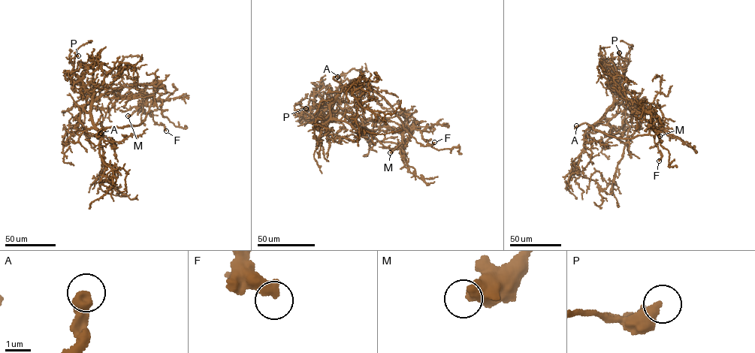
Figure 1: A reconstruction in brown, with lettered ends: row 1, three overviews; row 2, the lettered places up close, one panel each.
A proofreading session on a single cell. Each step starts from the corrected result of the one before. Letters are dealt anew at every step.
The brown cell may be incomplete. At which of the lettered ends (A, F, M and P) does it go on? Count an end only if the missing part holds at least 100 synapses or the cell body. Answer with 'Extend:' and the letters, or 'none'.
Extend: A

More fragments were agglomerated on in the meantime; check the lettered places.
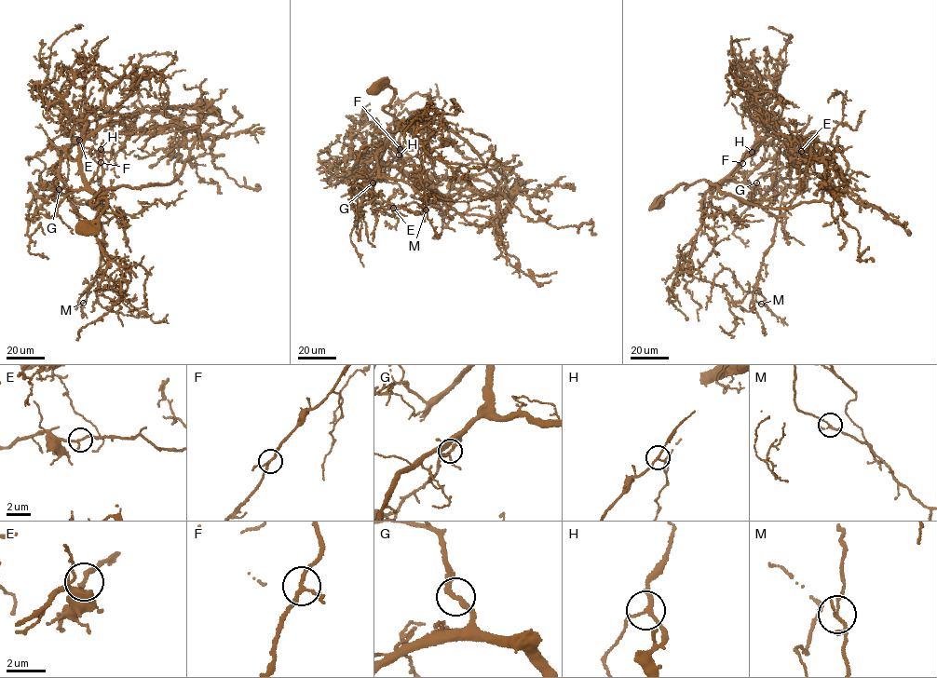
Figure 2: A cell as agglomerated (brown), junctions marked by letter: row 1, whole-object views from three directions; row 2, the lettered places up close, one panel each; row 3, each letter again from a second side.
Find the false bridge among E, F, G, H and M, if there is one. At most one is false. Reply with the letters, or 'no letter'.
M

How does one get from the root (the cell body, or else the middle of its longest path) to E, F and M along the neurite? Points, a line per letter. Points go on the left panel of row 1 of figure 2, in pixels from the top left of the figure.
E: (81, 229), (107, 204), (89, 203), (103, 189), (70, 190), (59, 175), (61, 153), (79, 140)
F: (81, 229), (107, 204), (102, 197), (89, 203), (100, 189), (104, 192), (99, 195), (88, 184), (101, 162)
M: (81, 229), (103, 210), (103, 197), (89, 203), (103, 189), (67, 195), (99, 209), (104, 235), (83, 303)

